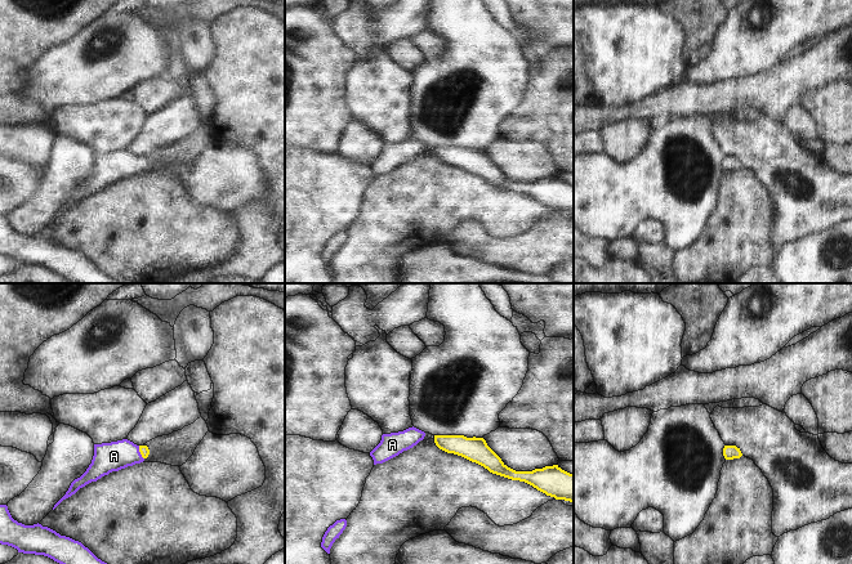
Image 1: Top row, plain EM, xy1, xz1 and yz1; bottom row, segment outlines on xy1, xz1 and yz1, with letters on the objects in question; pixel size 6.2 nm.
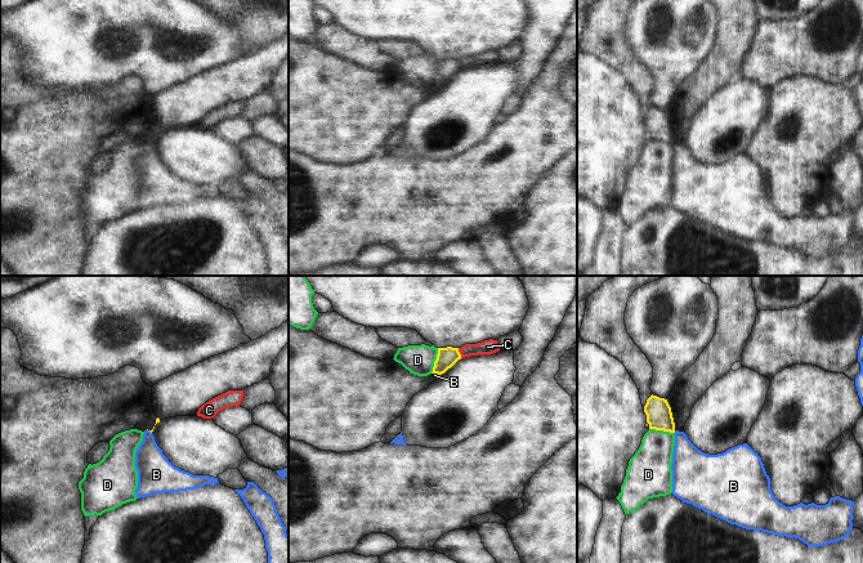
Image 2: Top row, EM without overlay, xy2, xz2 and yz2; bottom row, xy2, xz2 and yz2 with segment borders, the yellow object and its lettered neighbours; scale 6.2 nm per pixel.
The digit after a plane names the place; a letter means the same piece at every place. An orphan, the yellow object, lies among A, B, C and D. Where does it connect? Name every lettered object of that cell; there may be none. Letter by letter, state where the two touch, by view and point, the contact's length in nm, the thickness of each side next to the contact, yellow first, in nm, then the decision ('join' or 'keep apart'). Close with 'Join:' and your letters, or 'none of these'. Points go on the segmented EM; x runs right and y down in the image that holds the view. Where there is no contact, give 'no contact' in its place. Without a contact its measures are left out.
A: xy1 (139, 451) | 90 nm | 60/180 nm | join
B: xz2 (436, 372) | 40 nm | 120/20 nm | keep apart
C: xz2 (459, 353) | 70 nm | 120/90 nm | keep apart
D: xz2 (436, 361) | 170 nm | 120/190 nm | keep apart
Join: A

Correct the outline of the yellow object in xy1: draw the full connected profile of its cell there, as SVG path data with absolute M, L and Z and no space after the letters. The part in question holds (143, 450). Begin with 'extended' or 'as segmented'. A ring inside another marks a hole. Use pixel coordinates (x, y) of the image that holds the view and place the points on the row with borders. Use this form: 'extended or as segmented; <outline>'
extended; M128 439L94 444L94 456L86 471L75 479L66 494L54 505L53 510L66 498L75 494L80 488L97 482L112 471L143 462L150 455L147 446L137 446Z

